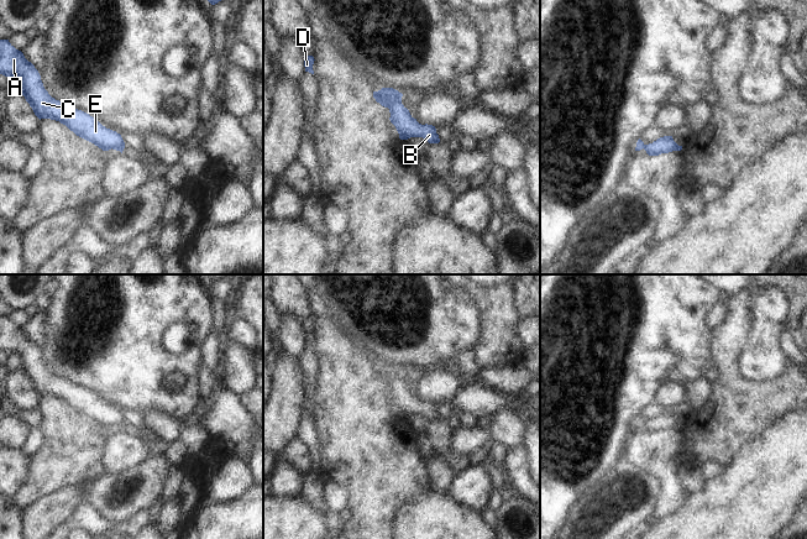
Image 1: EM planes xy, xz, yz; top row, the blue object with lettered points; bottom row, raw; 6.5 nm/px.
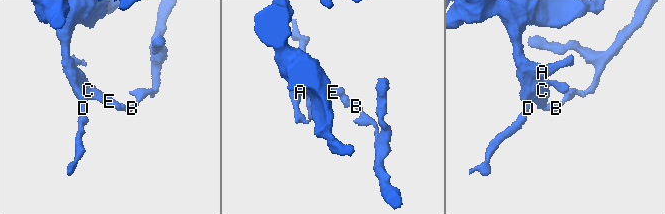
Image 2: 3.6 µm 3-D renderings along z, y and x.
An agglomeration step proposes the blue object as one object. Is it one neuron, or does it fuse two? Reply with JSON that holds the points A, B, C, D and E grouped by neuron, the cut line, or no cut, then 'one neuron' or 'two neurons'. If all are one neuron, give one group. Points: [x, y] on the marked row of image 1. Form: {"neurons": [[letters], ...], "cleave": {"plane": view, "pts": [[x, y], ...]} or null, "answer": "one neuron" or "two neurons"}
{"neurons": [["A", "C", "D", "E"], ["B"]], "cleave": {"plane": "xz", "pts": [[401, 99], [388, 108]]}, "answer": "two neurons"}

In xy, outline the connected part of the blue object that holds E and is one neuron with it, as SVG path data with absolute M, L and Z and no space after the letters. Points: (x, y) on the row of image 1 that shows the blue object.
M0 40L0 74L19 82L20 93L40 120L59 121L103 151L119 151L125 147L120 134L106 129L89 114L52 98L44 89L38 70L9 40Z

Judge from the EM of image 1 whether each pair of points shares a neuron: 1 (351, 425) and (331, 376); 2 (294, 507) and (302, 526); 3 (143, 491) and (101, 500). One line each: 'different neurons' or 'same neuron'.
1: same neuron
2: same neuron
3: same neuron

